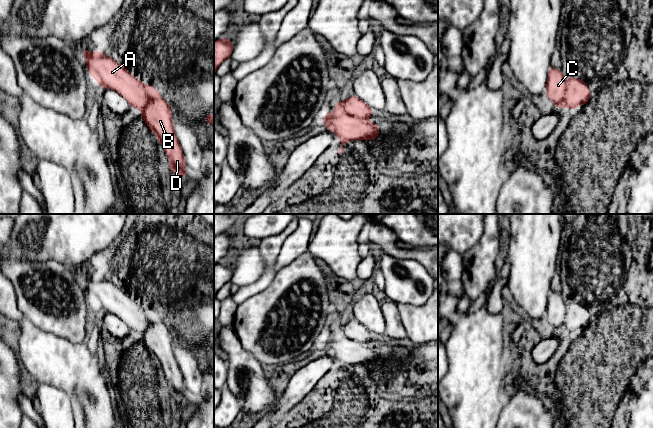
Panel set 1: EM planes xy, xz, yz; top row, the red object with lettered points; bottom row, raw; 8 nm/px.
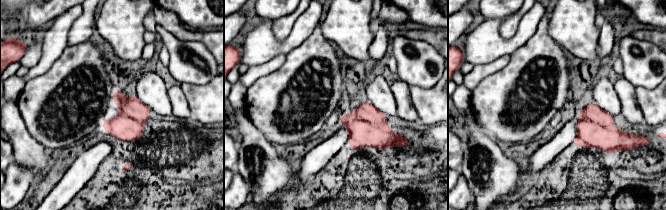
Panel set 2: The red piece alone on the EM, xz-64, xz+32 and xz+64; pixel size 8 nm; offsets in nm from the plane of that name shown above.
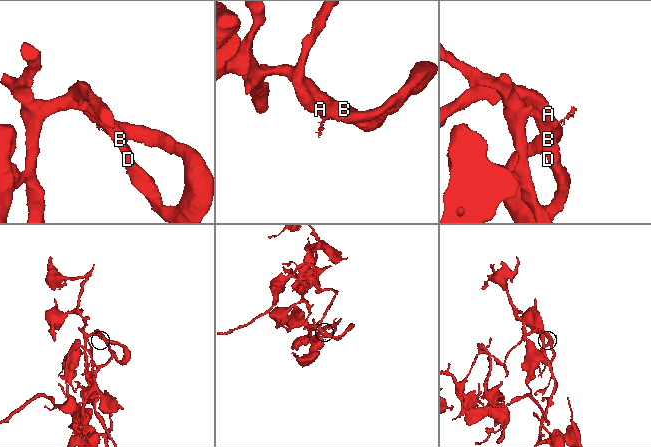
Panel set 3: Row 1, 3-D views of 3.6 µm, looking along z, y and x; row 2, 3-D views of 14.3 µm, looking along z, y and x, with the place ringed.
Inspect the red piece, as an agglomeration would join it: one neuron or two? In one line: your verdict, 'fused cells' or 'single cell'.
single cell

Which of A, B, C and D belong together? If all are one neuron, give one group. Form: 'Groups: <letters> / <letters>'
Groups: A B C D

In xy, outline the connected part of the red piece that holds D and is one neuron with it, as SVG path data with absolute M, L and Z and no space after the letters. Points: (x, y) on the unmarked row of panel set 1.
M82 275L88 296L101 312L118 316L130 331L140 333L142 342L155 358L170 384L169 395L175 395L183 403L186 386L182 372L174 355L170 328L160 321L151 308L145 309L134 301L123 289L101 275Z

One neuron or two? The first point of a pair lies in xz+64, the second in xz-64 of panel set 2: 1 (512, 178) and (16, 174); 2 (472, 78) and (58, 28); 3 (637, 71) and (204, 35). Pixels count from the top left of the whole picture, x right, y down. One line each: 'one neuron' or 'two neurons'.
1: two neurons
2: one neuron
3: two neurons

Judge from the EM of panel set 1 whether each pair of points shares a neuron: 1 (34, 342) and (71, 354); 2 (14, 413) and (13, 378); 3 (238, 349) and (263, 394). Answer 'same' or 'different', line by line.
1: same
2: same
3: same

